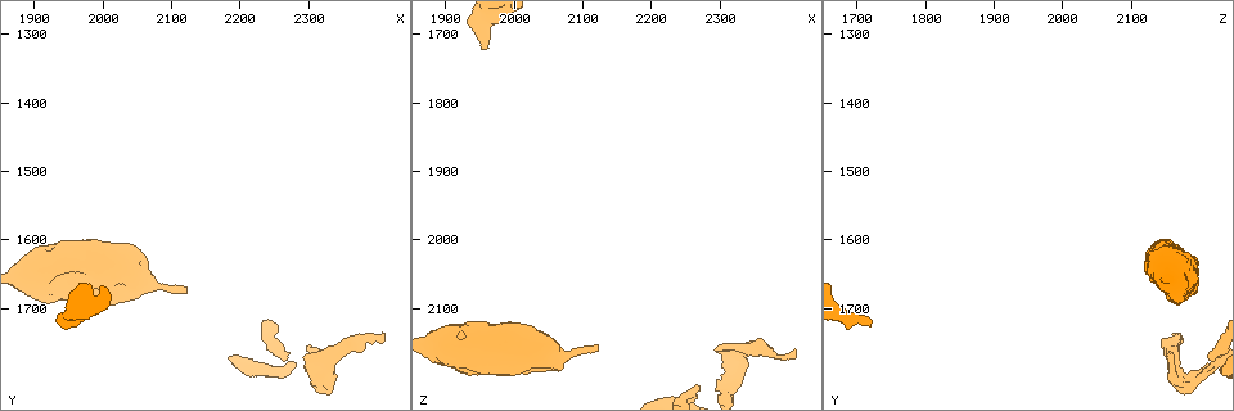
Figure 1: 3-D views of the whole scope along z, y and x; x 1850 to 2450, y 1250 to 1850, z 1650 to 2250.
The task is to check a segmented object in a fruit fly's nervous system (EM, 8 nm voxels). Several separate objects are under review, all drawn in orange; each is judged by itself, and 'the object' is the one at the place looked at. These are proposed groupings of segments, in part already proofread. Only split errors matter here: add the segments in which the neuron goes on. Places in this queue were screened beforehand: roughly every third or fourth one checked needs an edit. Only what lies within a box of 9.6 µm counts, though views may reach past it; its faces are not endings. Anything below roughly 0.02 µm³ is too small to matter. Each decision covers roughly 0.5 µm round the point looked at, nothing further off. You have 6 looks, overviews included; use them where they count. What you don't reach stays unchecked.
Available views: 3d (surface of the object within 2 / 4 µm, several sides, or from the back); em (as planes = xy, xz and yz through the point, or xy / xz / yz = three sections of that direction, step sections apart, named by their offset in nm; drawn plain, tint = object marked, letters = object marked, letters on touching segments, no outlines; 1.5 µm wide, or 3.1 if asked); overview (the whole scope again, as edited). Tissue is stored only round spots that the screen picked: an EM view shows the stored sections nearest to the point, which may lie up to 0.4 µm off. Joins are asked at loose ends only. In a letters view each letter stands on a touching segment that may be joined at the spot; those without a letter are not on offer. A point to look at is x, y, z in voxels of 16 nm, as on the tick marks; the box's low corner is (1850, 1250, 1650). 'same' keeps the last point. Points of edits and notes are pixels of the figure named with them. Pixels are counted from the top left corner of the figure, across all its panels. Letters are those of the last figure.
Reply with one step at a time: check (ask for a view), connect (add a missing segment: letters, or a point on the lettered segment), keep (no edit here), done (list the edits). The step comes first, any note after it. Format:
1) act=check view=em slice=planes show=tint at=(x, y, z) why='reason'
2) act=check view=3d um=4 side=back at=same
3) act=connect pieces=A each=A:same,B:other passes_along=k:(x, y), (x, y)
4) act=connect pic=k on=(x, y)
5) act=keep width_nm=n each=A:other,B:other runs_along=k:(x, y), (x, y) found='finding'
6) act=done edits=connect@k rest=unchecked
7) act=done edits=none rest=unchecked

act=check view=em slice=yz step=8 show=tint at=(1955, 1730, 1720)

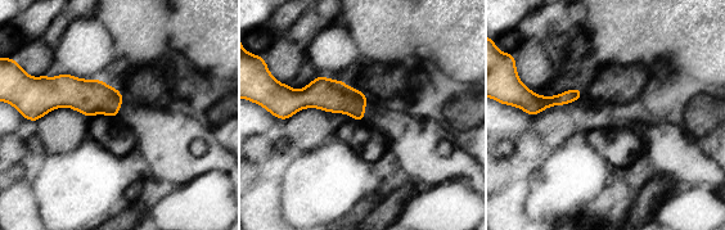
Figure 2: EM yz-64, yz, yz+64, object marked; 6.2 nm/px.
act=check view=em slice=planes show=letters at=same why='cut it another way'

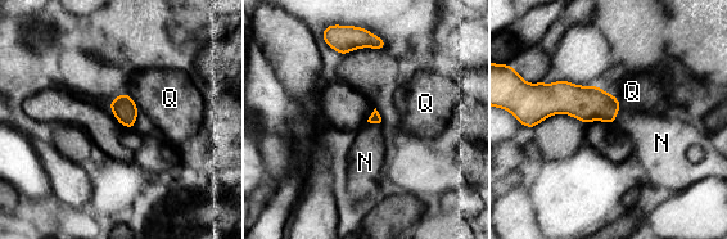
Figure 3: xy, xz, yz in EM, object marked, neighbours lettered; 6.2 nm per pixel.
act=connect pieces=N longest_contact=N:160nm each=N:same,Q:other passes_along=3:(586, 103), (618, 112), (650, 134) found='the neuron continues'

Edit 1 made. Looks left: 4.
act=check view=overview

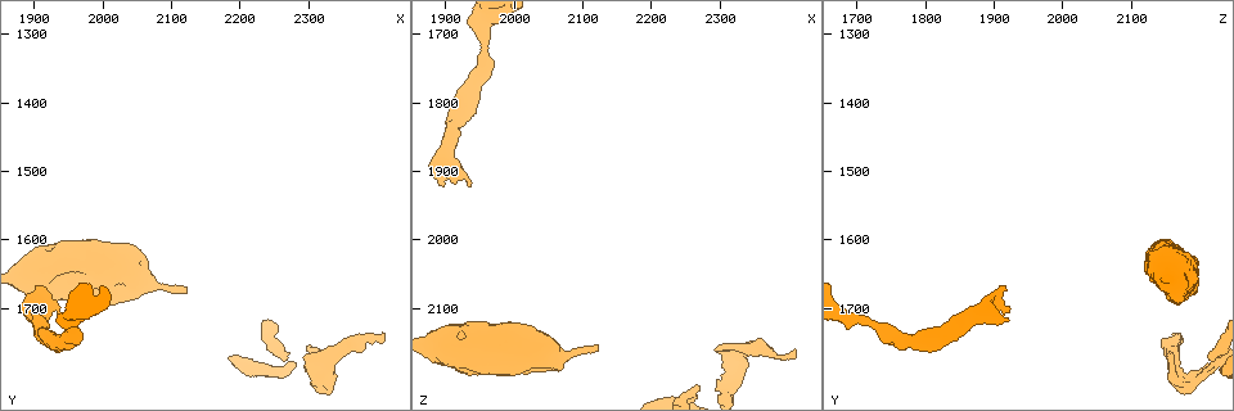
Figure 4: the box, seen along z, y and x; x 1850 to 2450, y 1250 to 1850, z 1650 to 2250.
act=check view=em slice=planes show=letters at=(2120, 1670, 2155) why='an open end'

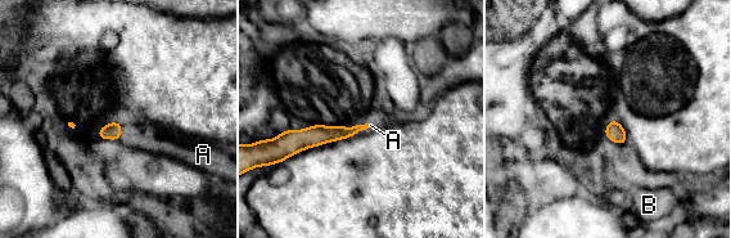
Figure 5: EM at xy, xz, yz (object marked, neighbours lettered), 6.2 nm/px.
act=connect pieces=A each=A:same,B:other found='it goes on there'

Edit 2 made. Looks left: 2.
act=done edits=connect@3,connect@5 rest=unchecked

